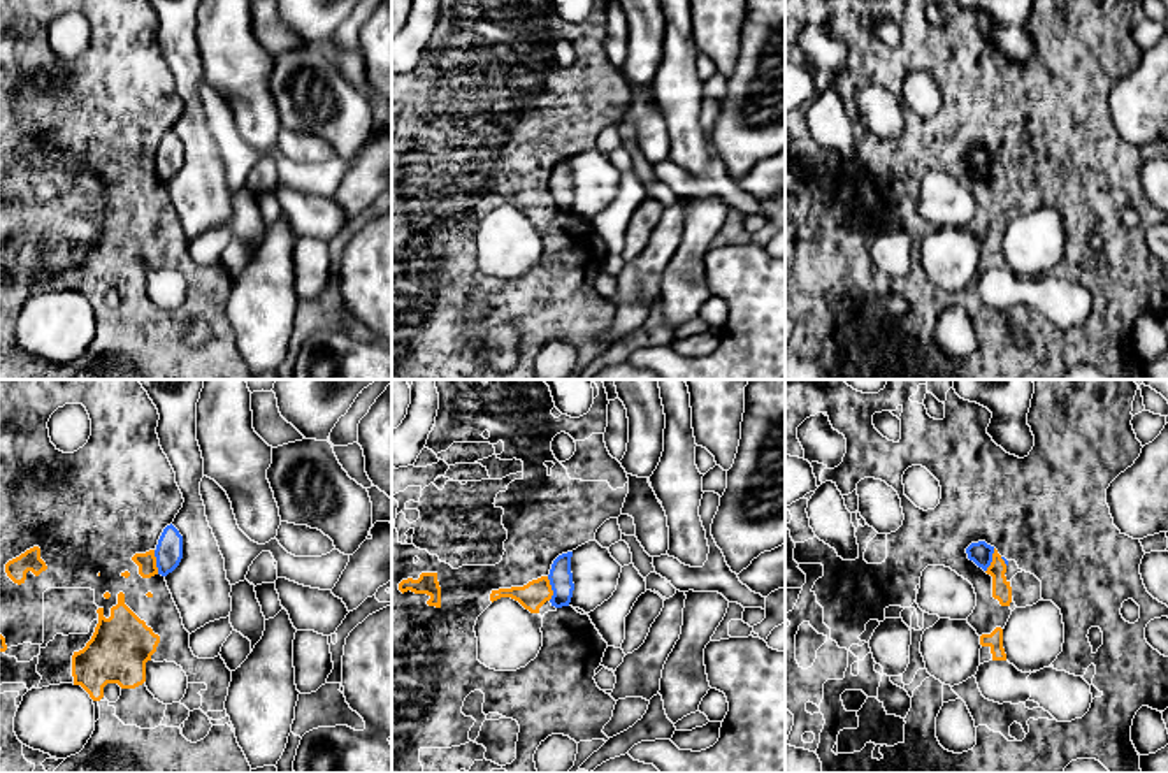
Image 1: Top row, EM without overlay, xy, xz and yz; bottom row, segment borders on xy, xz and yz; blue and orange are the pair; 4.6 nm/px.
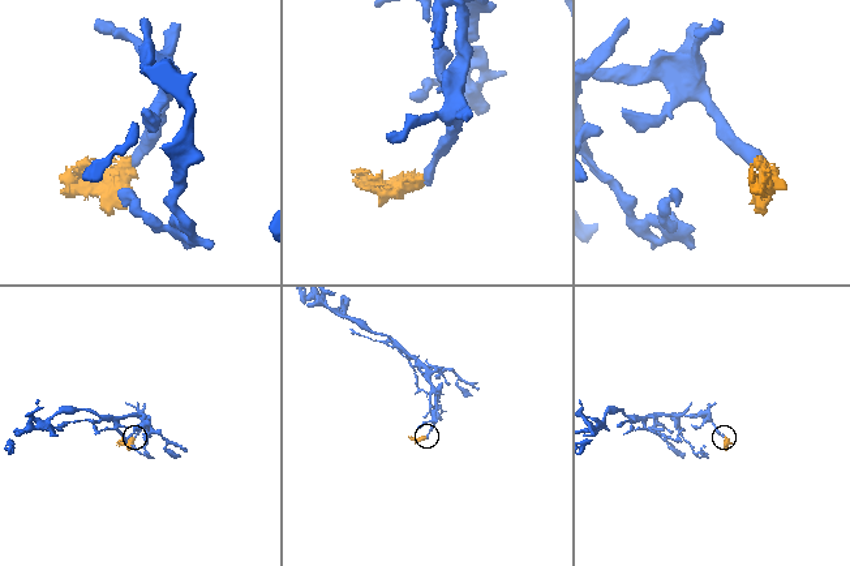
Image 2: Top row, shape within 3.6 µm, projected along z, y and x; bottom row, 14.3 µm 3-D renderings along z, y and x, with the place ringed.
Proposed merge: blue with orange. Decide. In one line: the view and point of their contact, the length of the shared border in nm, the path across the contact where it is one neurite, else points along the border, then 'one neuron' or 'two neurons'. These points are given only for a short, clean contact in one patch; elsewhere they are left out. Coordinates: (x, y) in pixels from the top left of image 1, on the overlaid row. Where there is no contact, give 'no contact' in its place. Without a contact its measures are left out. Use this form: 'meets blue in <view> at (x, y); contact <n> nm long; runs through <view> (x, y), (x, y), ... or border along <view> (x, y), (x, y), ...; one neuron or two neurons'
meets blue in xy at (157, 563); contact 110 nm long; border along xy (153, 550), (158, 573); two neurons

